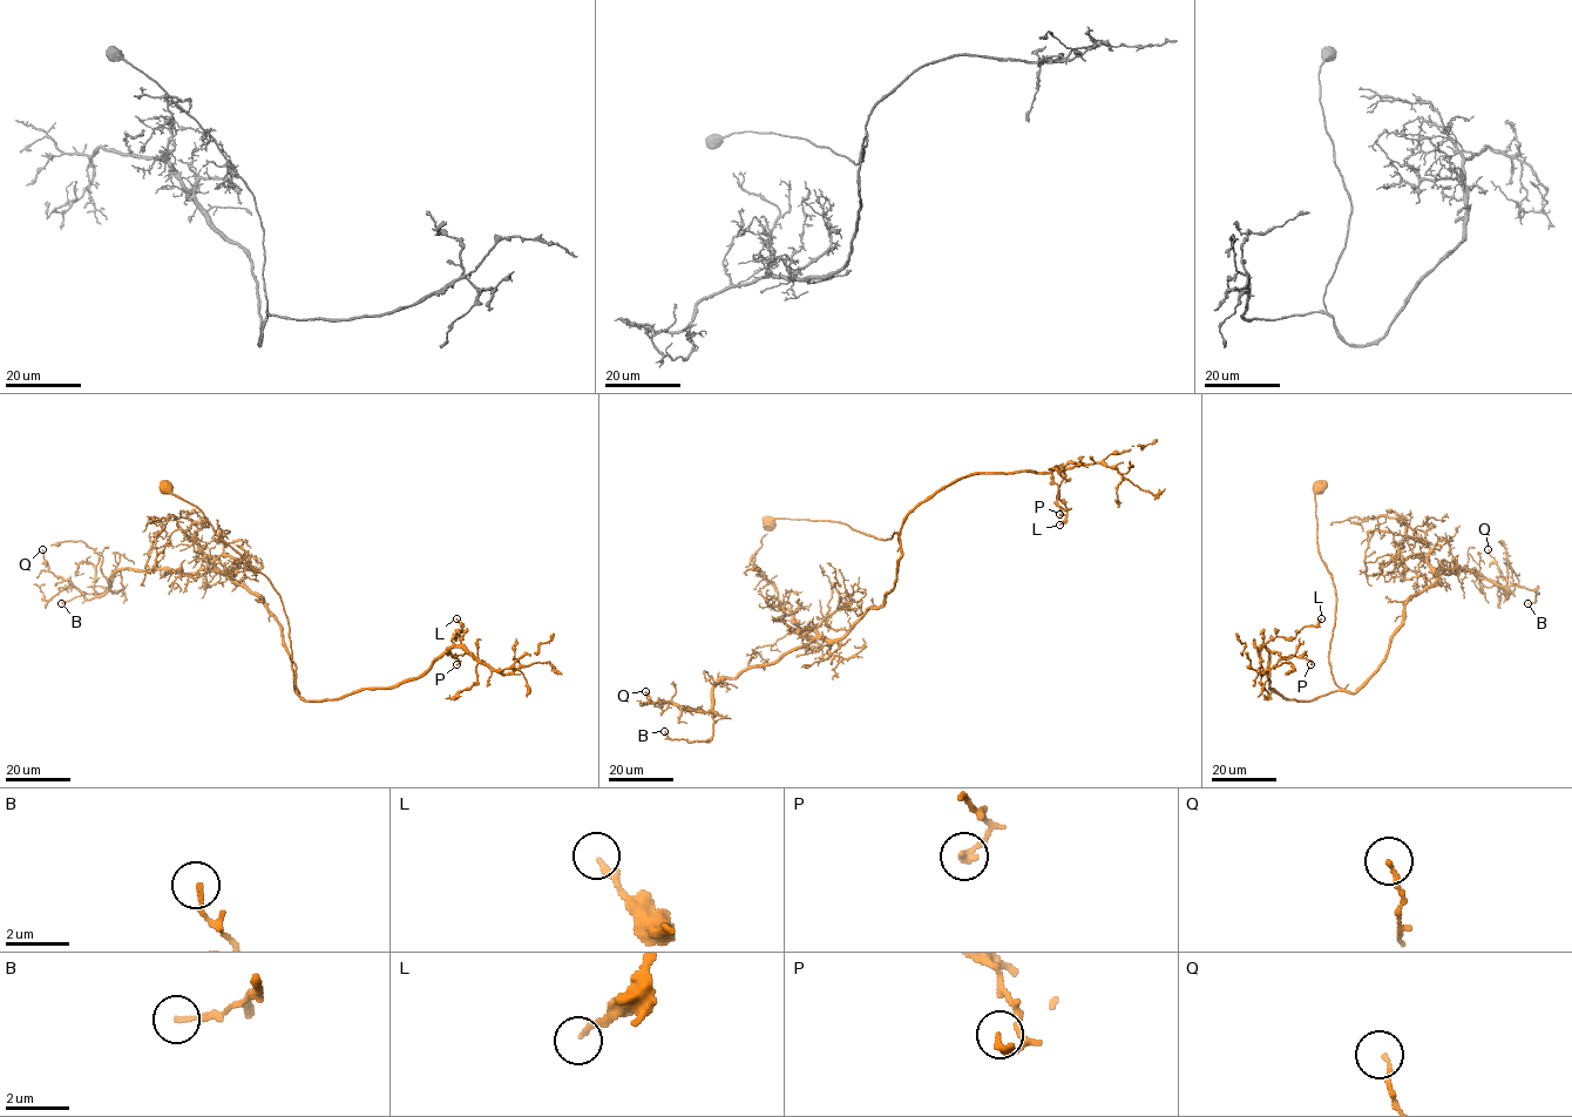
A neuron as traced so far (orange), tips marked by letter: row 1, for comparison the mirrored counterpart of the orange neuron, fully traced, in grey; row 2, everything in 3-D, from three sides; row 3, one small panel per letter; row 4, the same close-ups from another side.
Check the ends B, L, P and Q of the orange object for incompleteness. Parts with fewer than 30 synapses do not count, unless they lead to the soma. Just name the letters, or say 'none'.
none

